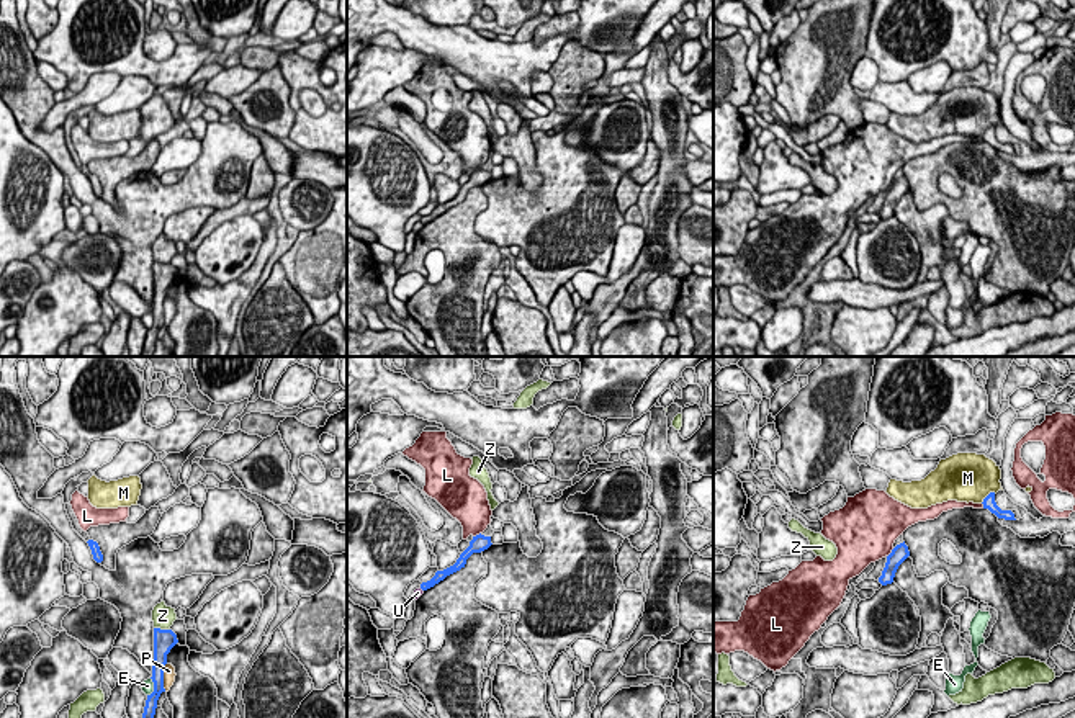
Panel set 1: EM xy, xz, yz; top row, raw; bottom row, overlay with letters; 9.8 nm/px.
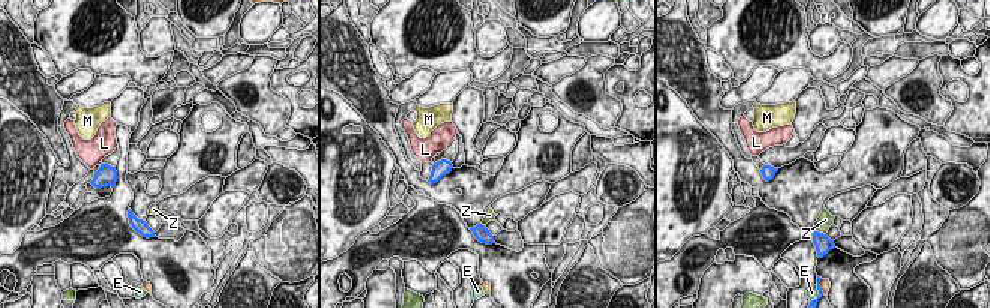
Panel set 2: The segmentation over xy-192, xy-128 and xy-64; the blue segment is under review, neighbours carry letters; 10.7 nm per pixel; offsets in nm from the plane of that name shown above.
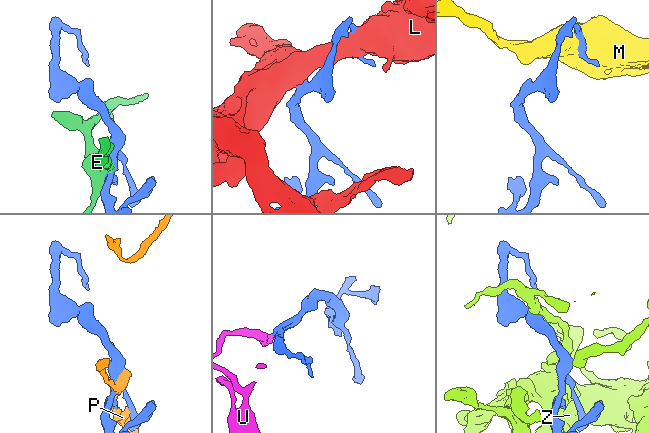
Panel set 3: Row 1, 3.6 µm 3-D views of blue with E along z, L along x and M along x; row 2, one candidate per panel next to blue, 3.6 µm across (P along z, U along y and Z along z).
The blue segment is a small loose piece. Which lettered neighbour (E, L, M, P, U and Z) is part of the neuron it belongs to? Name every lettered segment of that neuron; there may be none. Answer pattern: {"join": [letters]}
{"join": []}

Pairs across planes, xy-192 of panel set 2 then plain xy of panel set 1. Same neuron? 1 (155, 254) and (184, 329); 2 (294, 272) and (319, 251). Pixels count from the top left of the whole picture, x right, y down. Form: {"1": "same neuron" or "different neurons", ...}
{"1": "same neuron", "2": "same neuron"}

